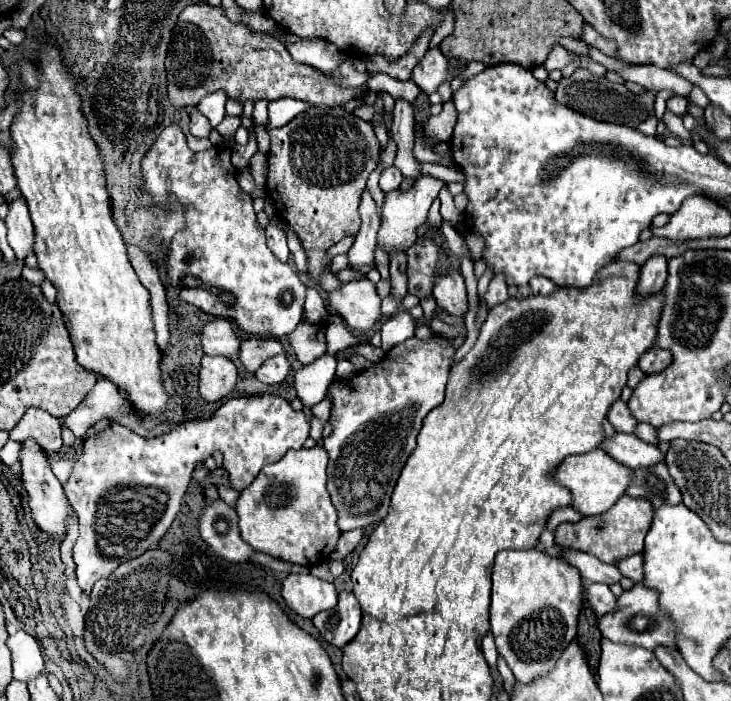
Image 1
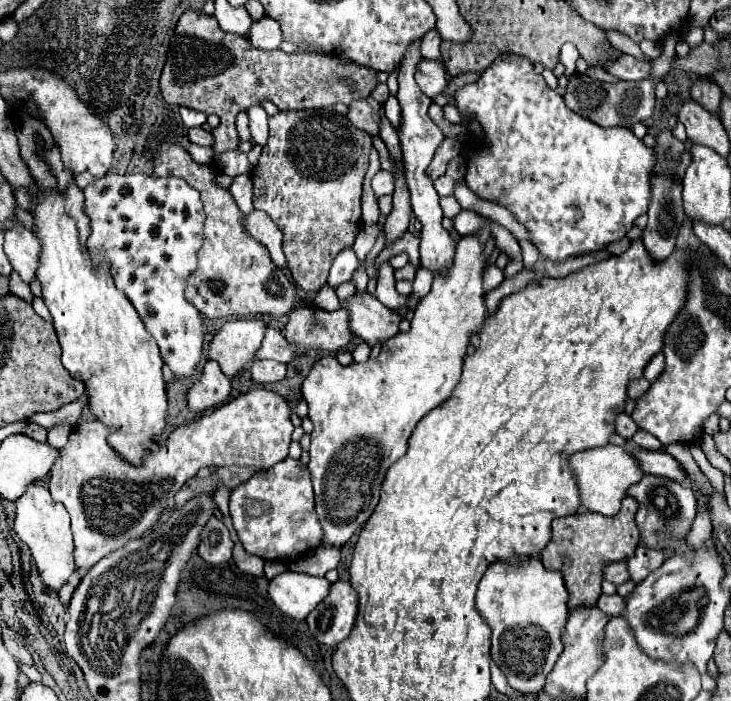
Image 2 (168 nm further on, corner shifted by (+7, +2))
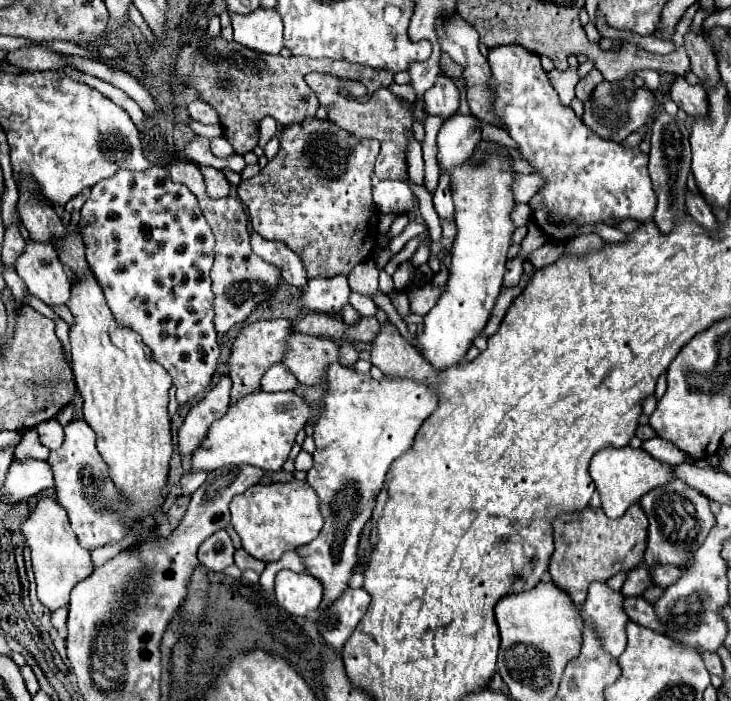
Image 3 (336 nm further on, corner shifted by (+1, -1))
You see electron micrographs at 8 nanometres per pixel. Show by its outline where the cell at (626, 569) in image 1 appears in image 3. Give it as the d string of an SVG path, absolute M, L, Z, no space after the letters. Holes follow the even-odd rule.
M657 565L657 567L651 569L653 581L655 581L655 585L659 585L659 587L673 585L673 583L679 579L679 573L683 573L683 569L681 569L681 567L673 567L673 565Z

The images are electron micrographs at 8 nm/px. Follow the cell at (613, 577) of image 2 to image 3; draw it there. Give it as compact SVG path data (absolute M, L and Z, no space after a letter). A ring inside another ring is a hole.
M639 565L629 571L625 585L623 585L623 595L643 595L651 587L651 573L645 565Z

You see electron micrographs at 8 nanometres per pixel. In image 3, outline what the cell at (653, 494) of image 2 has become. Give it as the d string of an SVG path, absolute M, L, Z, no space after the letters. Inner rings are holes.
M679 479L645 493L641 497L641 507L649 519L649 535L645 549L645 563L649 567L651 565L683 567L683 561L691 557L695 547L699 547L705 541L707 533L715 525L715 517L709 509L709 499Z

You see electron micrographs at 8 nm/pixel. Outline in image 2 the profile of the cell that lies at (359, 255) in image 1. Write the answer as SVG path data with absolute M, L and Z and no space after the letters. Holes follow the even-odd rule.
M351 246L345 248L345 250L341 250L337 254L337 258L333 260L333 266L331 266L331 272L329 272L329 280L327 282L335 288L337 284L351 280L351 274L357 270L359 262L361 260L357 258L357 254L355 254L355 250Z

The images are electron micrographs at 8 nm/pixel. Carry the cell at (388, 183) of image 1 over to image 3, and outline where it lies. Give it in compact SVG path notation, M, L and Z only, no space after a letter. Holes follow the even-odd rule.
M379 181L373 187L379 213L407 213L415 207L415 195L405 181Z

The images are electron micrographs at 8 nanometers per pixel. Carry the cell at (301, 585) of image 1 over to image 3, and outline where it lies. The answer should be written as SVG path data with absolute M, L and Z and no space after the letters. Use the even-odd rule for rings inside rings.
M279 571L275 579L277 603L295 617L311 615L323 597L323 587L309 573Z

